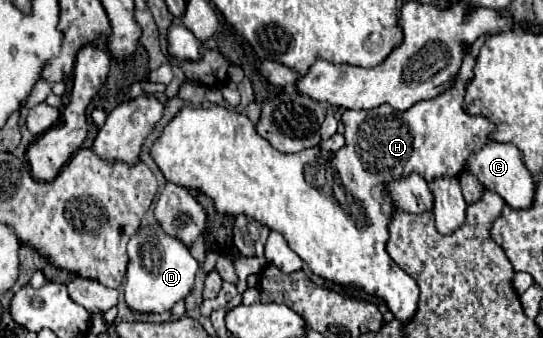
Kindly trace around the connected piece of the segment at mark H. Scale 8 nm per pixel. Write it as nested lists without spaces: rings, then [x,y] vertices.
[[[465,46],[463,64],[451,88],[431,100],[421,100],[413,104],[405,112],[399,112],[387,104],[373,110],[347,110],[343,114],[347,134],[345,146],[337,154],[321,152],[319,146],[315,146],[313,150],[283,154],[257,134],[255,124],[247,116],[237,114],[235,110],[223,106],[183,106],[165,126],[161,136],[153,142],[151,158],[169,182],[205,192],[209,198],[213,198],[217,212],[233,216],[243,214],[255,218],[271,230],[281,232],[289,248],[301,256],[301,260],[313,270],[313,274],[333,280],[337,284],[363,288],[367,294],[383,298],[393,316],[401,322],[407,322],[417,310],[419,286],[391,260],[385,250],[389,236],[385,232],[385,224],[389,224],[389,212],[393,212],[393,204],[385,192],[385,182],[407,176],[411,172],[421,174],[425,180],[459,176],[465,168],[467,156],[489,140],[489,132],[493,132],[493,122],[483,116],[469,116],[463,110],[465,84],[469,82],[469,76],[473,76],[473,64],[475,58],[471,54],[471,46]]]

